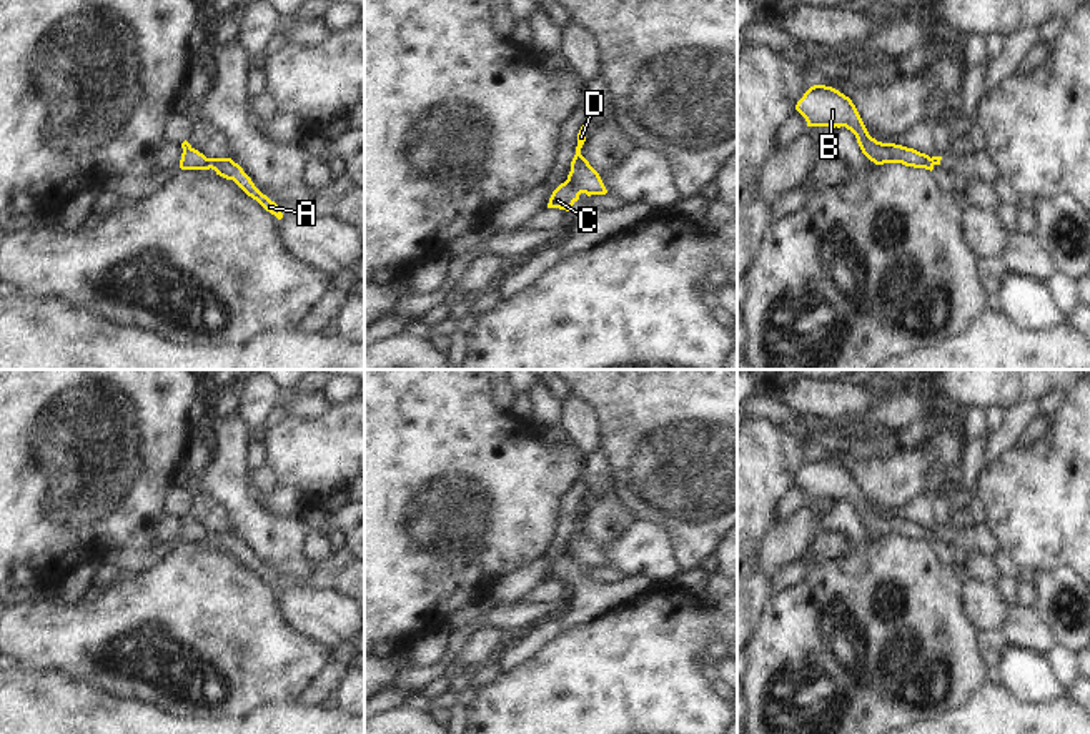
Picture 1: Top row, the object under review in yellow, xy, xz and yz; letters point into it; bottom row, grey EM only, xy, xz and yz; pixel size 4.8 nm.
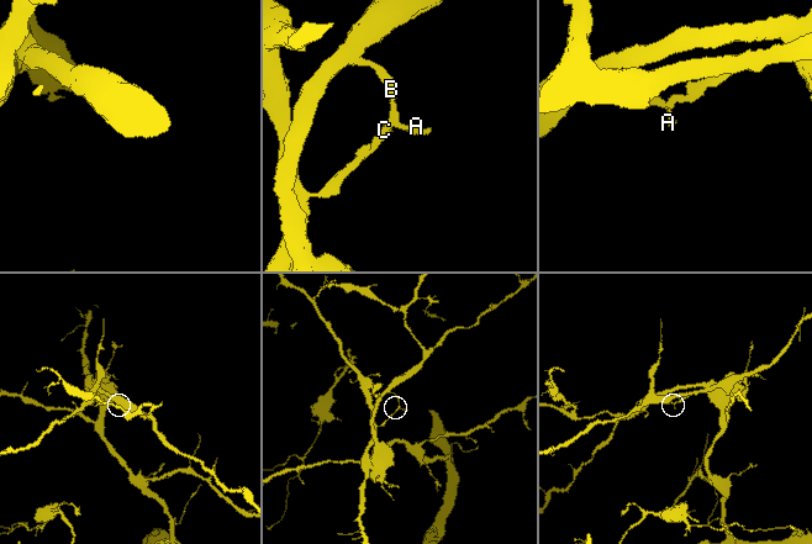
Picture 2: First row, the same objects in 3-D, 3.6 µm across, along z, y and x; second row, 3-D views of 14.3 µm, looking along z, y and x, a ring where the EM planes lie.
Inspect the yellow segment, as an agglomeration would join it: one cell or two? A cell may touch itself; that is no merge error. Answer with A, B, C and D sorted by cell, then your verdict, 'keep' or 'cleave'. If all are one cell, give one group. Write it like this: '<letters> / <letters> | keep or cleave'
A B D / C | cleave

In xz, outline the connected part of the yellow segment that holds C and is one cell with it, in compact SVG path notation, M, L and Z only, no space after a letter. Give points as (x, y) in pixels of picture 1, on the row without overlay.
M569 553L561 556L551 568L547 581L559 581L569 584L571 579L579 573L579 568Z

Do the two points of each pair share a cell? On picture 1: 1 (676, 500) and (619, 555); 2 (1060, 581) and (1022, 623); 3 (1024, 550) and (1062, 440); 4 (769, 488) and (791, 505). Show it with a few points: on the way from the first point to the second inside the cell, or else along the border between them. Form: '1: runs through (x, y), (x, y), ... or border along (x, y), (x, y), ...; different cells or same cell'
1: border along (638, 518), (658, 523), (666, 531), (674, 556); different cells
2: border along (1032, 608), (1045, 623), (1055, 643); different cells
3: runs through (1040, 523), (1062, 496), (1062, 466); same cell
4: border along (796, 483), (779, 503), (776, 520); different cells

